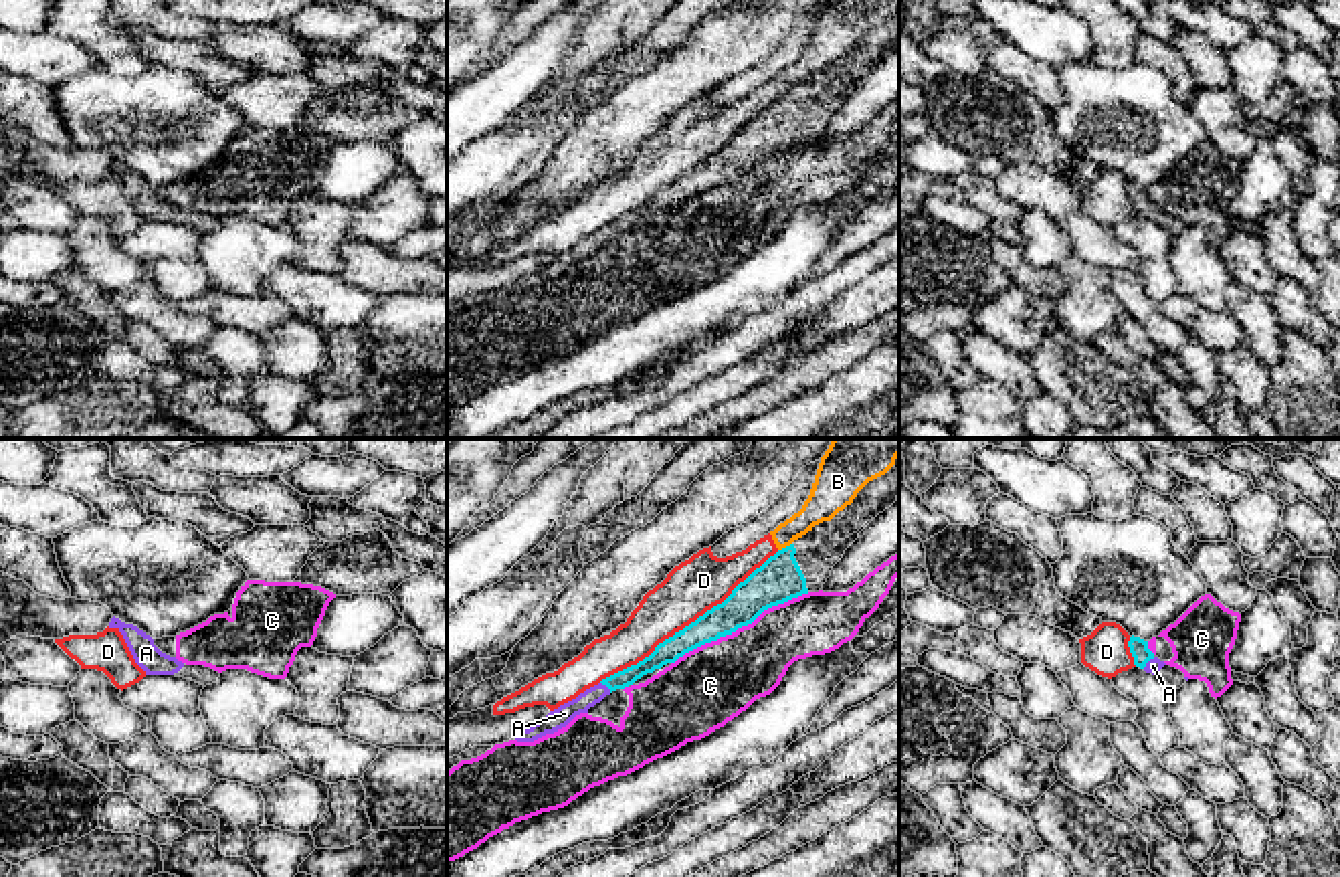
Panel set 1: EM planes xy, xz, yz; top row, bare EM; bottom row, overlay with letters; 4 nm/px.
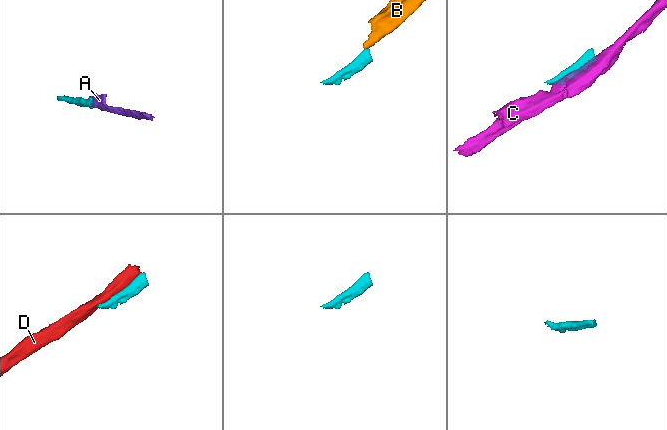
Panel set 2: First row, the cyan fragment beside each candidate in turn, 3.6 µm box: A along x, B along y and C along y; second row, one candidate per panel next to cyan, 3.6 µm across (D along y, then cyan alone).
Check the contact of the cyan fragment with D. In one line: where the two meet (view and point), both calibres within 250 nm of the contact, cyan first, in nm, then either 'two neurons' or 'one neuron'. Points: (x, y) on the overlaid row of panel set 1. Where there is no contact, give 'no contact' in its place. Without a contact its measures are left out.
xz (690, 625) | 150/220 nm | two neurons

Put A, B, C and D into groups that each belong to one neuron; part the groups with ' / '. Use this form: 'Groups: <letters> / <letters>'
Groups: A / B D / C

